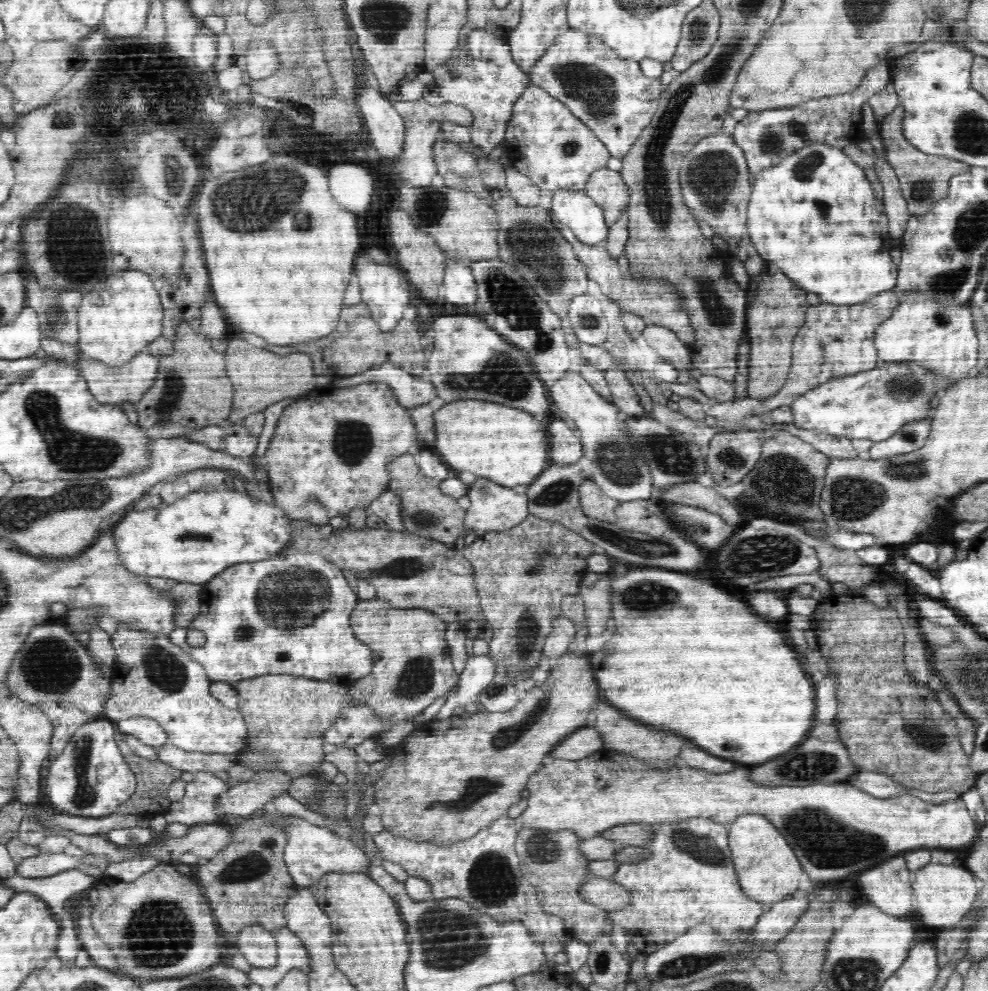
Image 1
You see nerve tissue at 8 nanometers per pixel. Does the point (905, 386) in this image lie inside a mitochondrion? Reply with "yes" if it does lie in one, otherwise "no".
yes

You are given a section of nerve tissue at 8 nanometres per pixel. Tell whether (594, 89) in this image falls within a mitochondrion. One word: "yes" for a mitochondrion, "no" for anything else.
yes

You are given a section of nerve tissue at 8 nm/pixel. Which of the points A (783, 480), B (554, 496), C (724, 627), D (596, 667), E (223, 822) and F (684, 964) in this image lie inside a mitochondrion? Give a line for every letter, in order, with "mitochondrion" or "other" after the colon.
A: mitochondrion
B: mitochondrion
C: other
D: other
E: other
F: mitochondrion

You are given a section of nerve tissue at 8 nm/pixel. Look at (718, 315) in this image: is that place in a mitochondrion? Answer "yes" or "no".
yes

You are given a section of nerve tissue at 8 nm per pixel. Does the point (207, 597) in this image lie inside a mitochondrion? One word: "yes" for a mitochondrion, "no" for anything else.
no

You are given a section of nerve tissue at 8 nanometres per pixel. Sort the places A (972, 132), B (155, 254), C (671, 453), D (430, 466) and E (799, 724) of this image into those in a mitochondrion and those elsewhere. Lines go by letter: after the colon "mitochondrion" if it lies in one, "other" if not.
A: mitochondrion
B: other
C: mitochondrion
D: other
E: other

